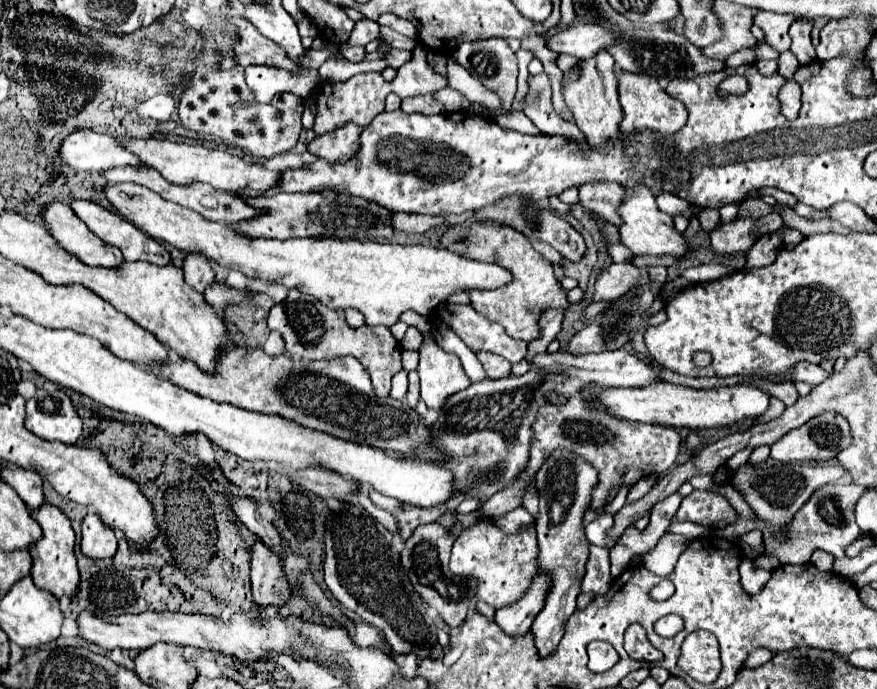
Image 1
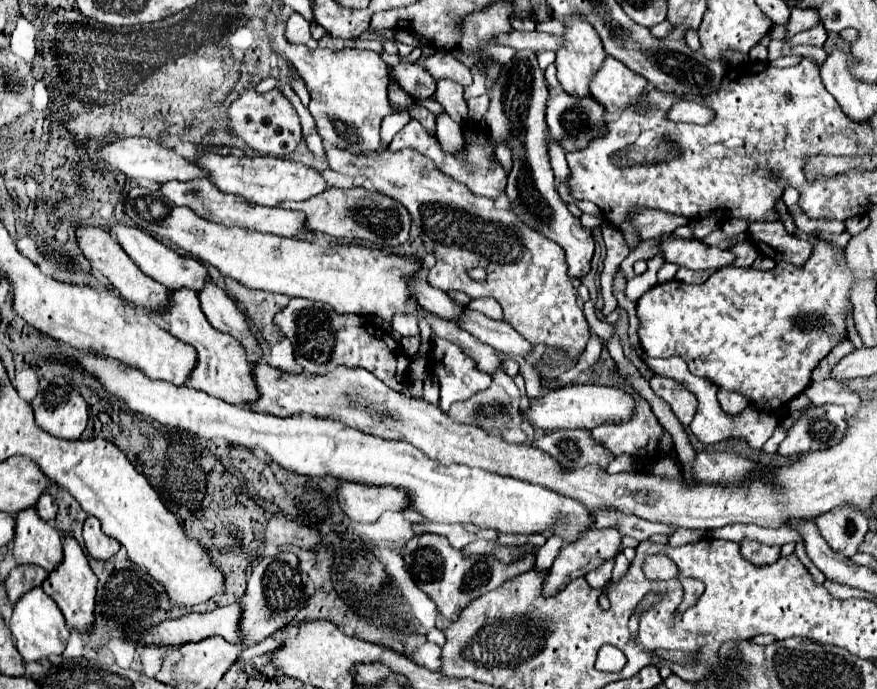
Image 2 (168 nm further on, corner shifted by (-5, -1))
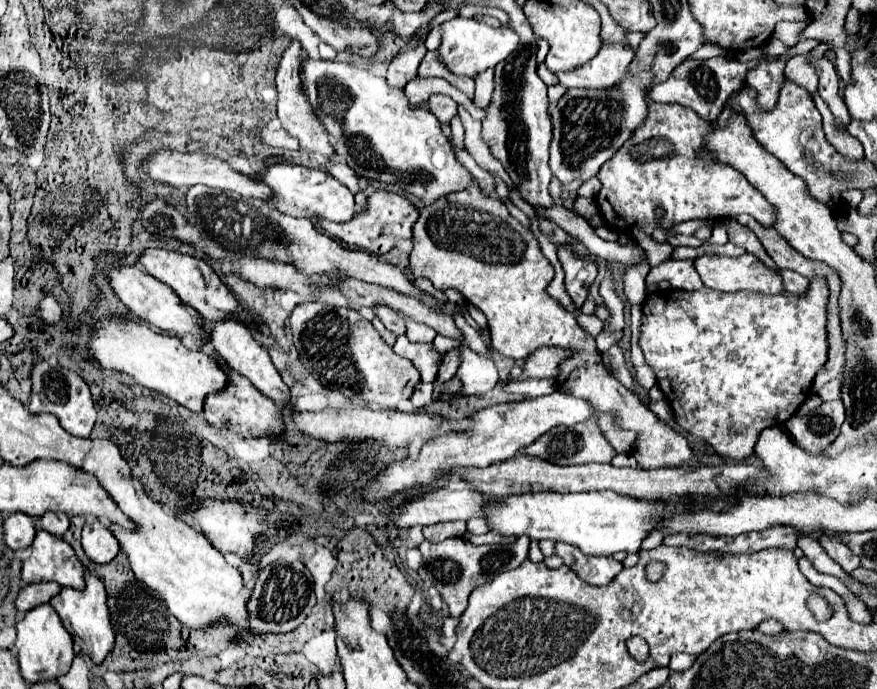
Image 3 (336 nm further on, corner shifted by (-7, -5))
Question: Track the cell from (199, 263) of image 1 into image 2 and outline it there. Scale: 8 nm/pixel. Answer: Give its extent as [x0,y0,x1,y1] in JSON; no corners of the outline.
[198,280,262,362]

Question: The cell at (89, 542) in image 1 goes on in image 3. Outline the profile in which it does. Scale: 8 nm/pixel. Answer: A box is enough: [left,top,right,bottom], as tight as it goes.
[82,516,120,564]

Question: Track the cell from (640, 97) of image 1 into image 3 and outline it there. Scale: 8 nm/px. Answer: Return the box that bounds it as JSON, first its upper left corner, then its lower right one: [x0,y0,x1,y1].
[556,42,634,90]

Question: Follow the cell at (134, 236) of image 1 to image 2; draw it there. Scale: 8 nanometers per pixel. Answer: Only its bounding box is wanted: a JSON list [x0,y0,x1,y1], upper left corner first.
[110,224,208,290]

